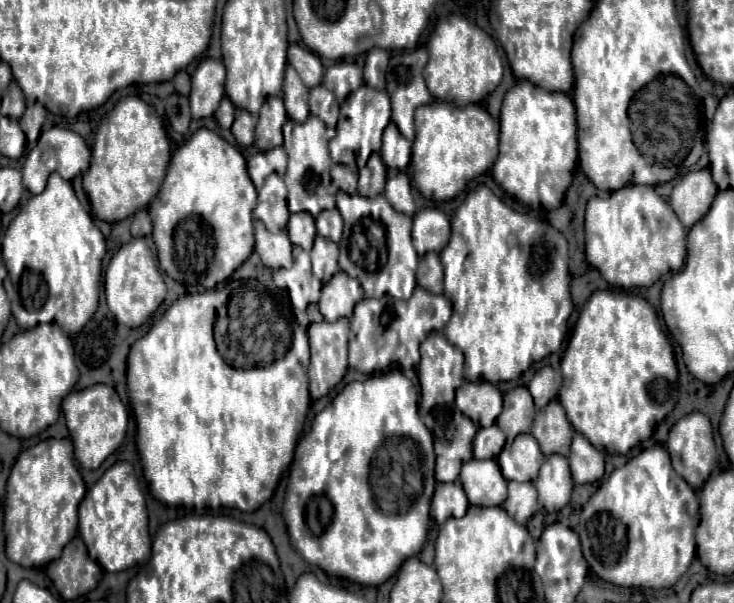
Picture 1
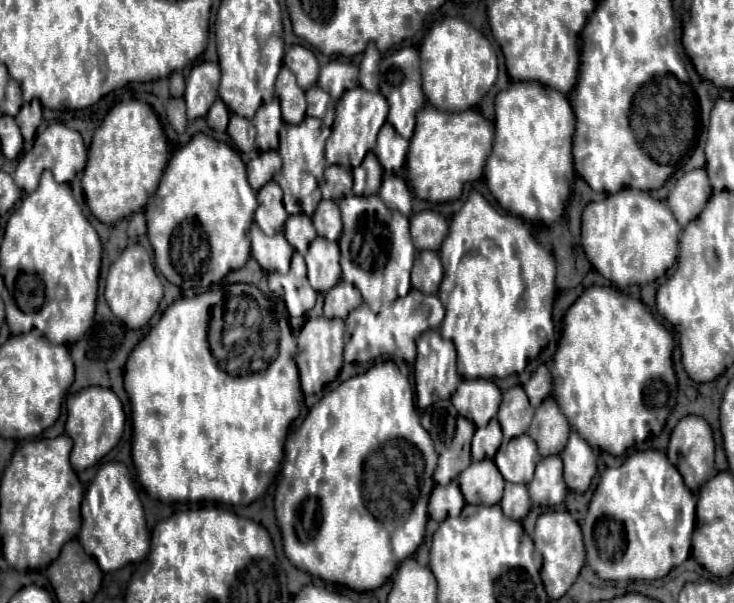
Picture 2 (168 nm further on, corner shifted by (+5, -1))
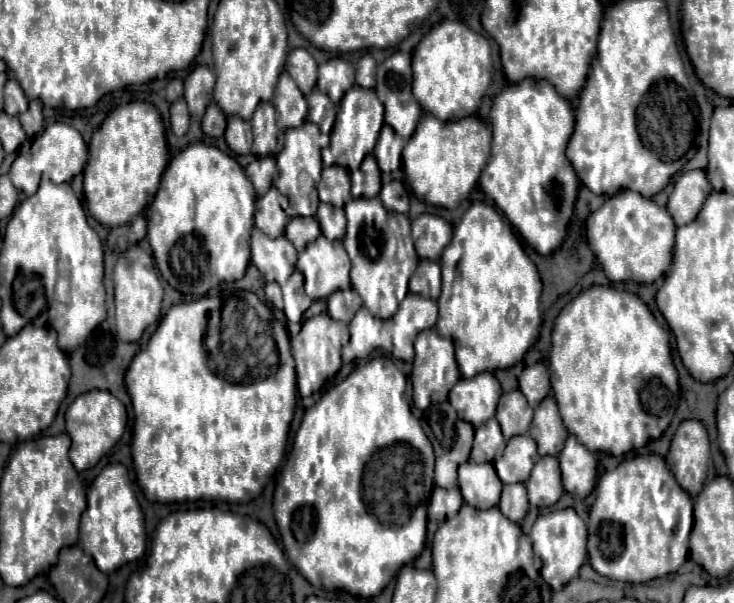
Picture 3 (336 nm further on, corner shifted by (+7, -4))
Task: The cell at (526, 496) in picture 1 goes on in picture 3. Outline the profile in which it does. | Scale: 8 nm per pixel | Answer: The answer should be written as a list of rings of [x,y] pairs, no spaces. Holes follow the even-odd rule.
[[[525,484],[504,485],[498,508],[500,508],[500,512],[508,520],[520,522],[526,516],[526,512],[528,512],[528,498],[526,498]]]

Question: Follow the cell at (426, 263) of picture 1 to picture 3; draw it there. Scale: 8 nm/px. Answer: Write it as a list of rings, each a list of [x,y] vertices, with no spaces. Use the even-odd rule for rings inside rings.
[[[422,260],[410,278],[410,292],[436,300],[440,296],[440,264]]]

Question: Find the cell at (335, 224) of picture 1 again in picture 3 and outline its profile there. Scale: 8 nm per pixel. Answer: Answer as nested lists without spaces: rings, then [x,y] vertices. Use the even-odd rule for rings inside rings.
[[[320,204],[316,212],[316,220],[320,222],[320,230],[328,240],[342,240],[346,230],[344,210],[332,204]]]

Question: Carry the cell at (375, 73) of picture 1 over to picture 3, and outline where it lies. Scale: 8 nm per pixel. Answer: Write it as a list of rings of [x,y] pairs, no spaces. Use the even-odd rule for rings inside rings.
[[[364,54],[356,66],[356,84],[362,88],[374,88],[376,84],[376,62],[370,54]]]

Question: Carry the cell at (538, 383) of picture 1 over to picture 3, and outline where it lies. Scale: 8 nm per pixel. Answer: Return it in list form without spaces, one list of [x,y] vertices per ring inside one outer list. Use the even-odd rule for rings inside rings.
[[[542,362],[524,368],[520,376],[520,390],[532,408],[536,408],[550,394],[550,374]]]

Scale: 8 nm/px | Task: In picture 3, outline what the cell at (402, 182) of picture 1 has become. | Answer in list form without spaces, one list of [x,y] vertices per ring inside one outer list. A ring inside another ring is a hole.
[[[392,180],[384,184],[380,190],[380,200],[384,202],[384,208],[388,212],[400,212],[400,214],[408,212],[408,194],[400,180]]]

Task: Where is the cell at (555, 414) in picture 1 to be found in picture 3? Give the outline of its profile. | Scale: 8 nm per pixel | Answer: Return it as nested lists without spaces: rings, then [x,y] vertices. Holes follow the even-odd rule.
[[[552,396],[544,398],[544,402],[540,402],[540,406],[534,410],[530,436],[536,440],[540,456],[558,456],[562,450],[568,430],[562,424],[556,400]]]

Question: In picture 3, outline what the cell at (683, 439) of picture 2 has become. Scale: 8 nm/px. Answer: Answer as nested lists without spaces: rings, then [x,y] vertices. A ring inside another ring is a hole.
[[[684,420],[670,444],[666,462],[678,484],[696,498],[704,486],[710,460],[710,442],[706,428],[698,420]]]

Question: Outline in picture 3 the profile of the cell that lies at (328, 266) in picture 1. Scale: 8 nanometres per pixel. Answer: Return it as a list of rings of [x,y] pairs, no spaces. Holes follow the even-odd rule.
[[[324,236],[316,238],[316,242],[298,254],[296,268],[304,274],[306,294],[312,300],[350,288],[350,260],[342,242],[328,242]]]

